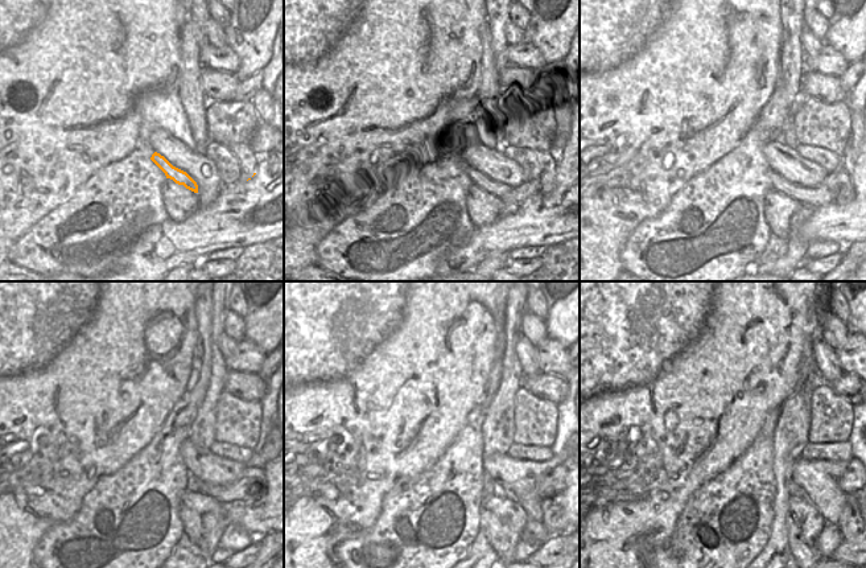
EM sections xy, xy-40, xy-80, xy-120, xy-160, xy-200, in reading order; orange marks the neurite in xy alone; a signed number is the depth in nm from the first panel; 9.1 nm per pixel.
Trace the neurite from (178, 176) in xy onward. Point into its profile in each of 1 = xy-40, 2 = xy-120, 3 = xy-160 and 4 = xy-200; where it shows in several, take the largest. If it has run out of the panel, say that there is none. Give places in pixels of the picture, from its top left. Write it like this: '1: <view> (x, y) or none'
1: xy-40 (545, 184)
2: xy-120 (251, 485)
3: xy-160 (552, 485)
4: xy-200 (848, 484)

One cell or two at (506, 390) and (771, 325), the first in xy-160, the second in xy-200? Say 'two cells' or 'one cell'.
two cells

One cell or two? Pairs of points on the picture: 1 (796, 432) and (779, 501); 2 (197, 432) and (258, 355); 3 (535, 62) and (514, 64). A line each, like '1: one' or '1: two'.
1: one
2: two
3: one

